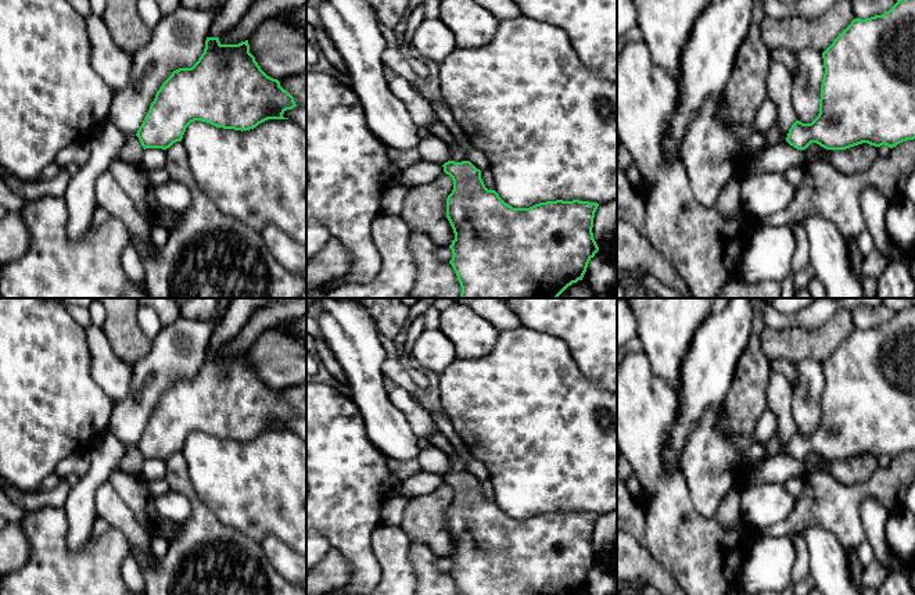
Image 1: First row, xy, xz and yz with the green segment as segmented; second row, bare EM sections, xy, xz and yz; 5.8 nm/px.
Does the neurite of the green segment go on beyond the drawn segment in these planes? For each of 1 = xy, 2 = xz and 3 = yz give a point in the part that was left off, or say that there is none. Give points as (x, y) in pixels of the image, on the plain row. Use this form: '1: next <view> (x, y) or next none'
1: next none
2: next none
3: next none

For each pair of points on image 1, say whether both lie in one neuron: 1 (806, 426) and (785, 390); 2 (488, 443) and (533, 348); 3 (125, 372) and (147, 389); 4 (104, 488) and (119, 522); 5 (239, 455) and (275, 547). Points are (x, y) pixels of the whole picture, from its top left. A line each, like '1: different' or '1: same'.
1: different
2: same
3: different
4: same
5: different

